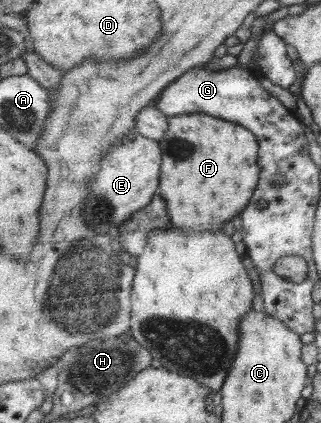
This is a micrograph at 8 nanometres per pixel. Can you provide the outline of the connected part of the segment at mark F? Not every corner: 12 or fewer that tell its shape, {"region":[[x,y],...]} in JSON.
{"region":[[167,116],[158,194],[172,226],[220,228],[259,176],[256,138]]}

